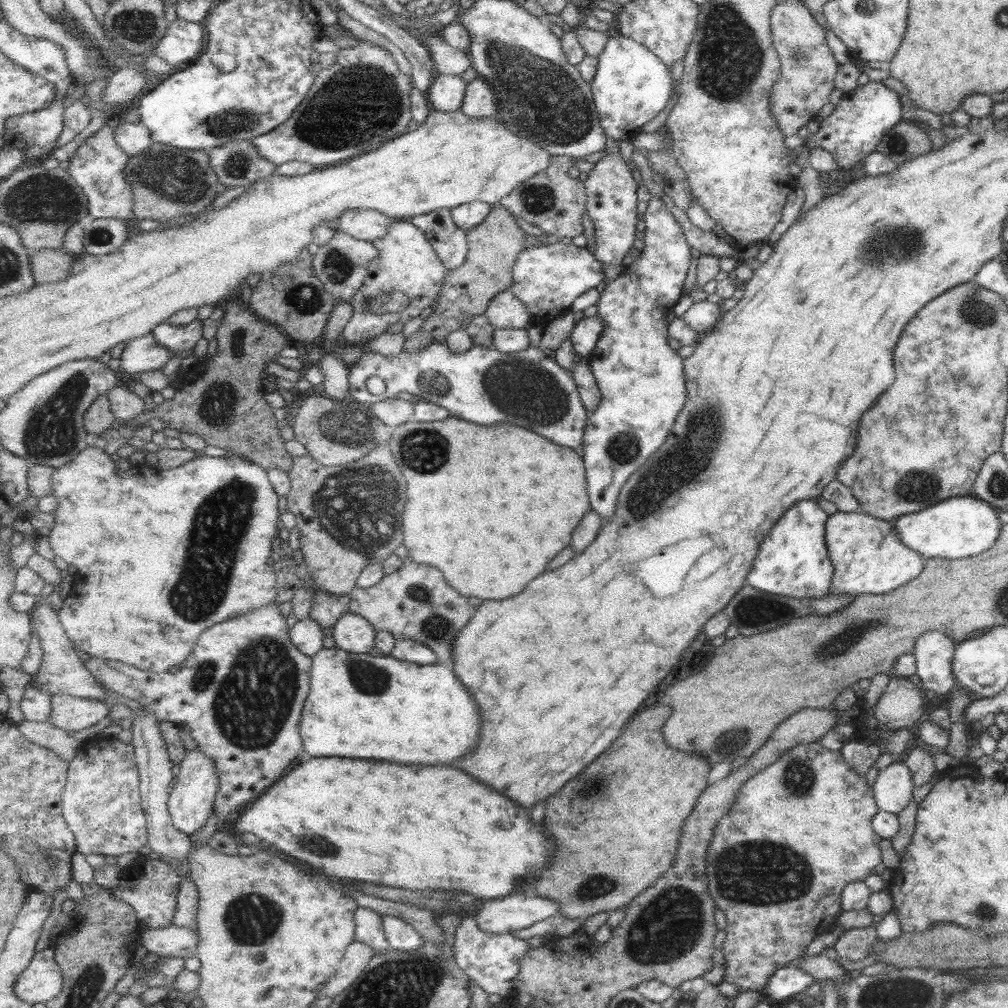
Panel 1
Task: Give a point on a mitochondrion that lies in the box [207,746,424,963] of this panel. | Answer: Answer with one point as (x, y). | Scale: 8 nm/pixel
(251, 919)

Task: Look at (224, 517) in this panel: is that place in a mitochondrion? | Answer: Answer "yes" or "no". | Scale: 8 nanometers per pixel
yes

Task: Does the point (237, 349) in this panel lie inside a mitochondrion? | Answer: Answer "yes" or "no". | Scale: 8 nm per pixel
yes

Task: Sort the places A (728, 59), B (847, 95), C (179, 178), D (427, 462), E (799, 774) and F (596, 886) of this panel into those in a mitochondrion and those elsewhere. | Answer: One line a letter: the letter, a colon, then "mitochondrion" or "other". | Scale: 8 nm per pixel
A: mitochondrion
B: other
C: mitochondrion
D: mitochondrion
E: mitochondrion
F: mitochondrion

